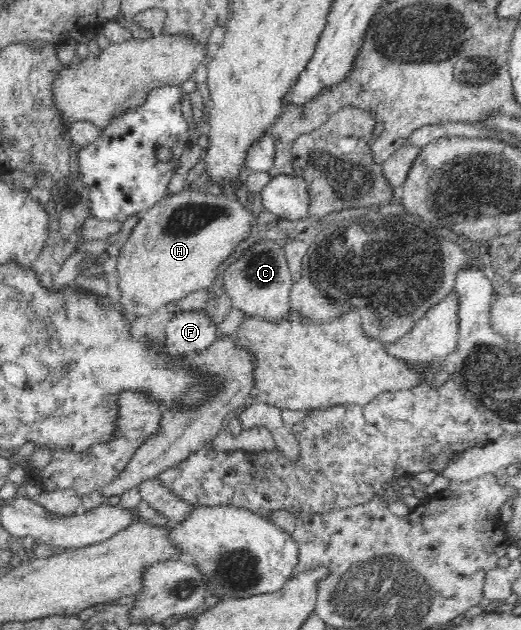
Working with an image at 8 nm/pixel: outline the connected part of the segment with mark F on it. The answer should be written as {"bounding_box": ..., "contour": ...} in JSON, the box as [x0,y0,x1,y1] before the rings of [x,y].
{"bounding_box":[166,309,217,360],"contour":[[[175,309],[173,318],[166,326],[167,353],[189,360],[204,352],[217,340],[217,326],[206,312],[183,312]]]}

